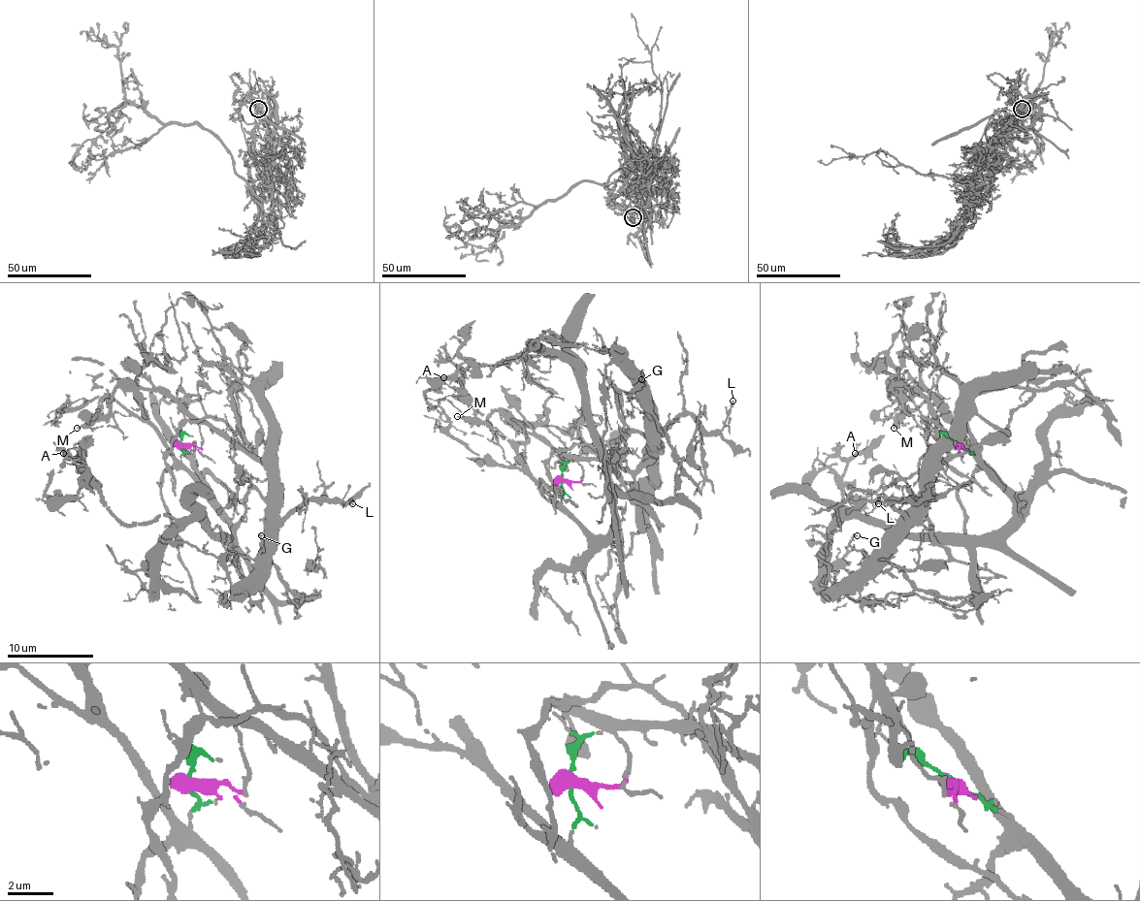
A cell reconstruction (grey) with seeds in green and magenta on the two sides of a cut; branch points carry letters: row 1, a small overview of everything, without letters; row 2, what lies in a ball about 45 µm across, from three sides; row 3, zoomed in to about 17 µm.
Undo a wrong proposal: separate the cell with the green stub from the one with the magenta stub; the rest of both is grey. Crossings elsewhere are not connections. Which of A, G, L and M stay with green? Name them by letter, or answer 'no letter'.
A

